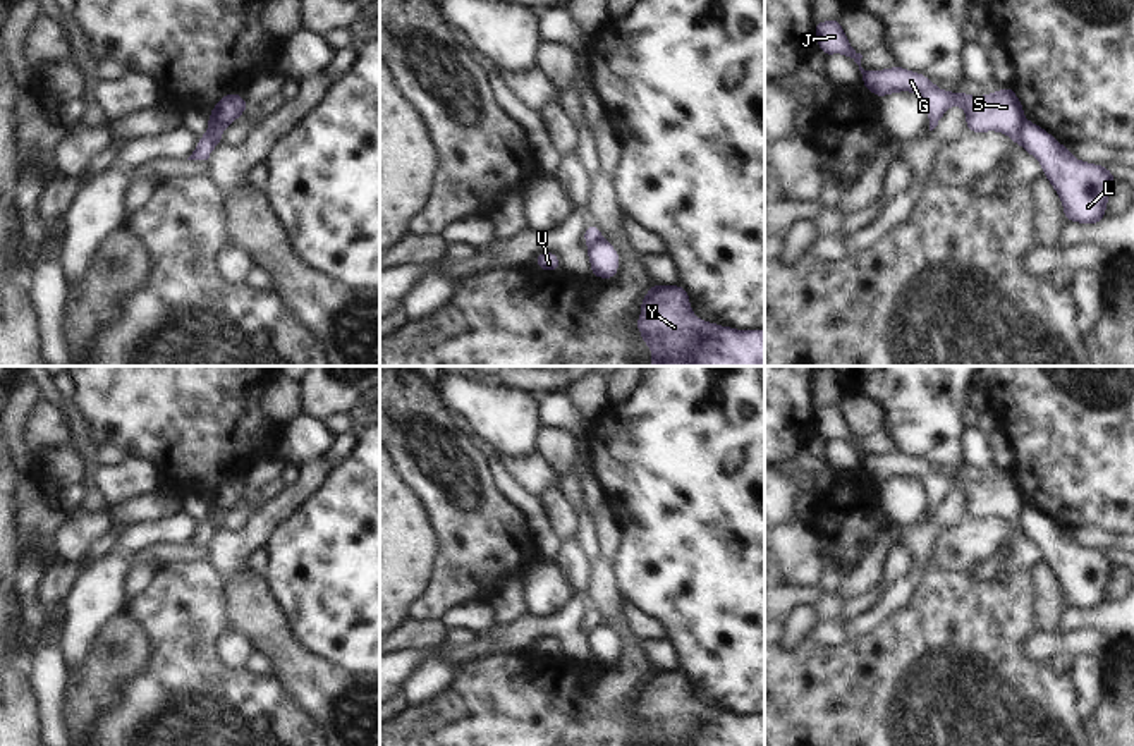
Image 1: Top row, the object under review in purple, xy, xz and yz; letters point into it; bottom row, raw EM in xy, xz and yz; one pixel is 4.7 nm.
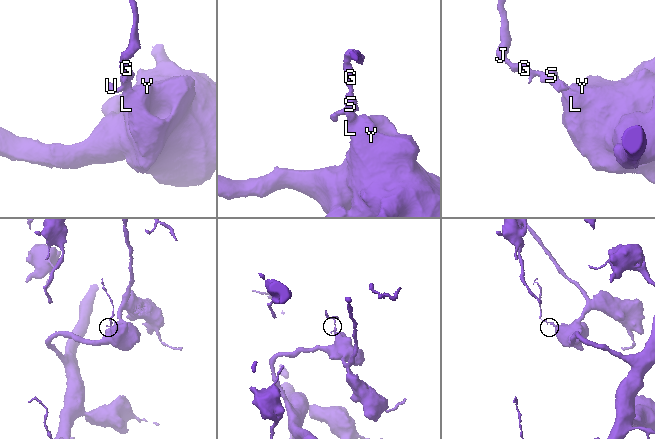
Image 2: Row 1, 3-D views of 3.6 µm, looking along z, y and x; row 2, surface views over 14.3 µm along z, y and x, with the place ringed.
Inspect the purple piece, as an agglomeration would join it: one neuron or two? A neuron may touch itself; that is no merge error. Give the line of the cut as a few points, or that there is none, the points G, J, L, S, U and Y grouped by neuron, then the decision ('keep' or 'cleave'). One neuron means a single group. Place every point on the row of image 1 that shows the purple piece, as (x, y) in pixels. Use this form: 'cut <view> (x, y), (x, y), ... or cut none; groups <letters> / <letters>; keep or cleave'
cut yz (1026, 121), (1019, 143); groups G J S U / L Y; cleave

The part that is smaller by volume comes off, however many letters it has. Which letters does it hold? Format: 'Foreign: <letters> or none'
Foreign: G, J, S, U

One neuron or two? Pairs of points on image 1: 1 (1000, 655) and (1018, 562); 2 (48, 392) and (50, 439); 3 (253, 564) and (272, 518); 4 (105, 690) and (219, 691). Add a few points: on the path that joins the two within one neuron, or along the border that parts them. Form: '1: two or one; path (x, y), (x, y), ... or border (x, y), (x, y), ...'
1: two; border (1028, 569), (1016, 571), (1004, 580), (997, 578)
2: two; border (62, 416), (66, 421)
3: two; border (262, 545), (249, 554), (244, 566)
4: two; border (124, 683), (121, 700), (105, 710), (97, 722)

